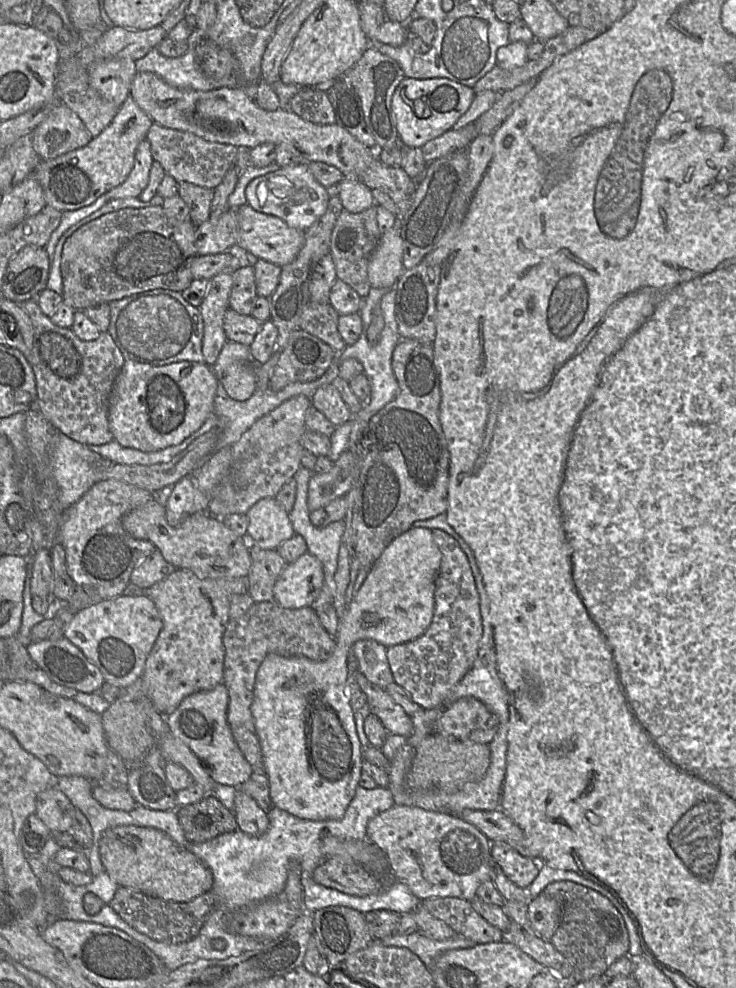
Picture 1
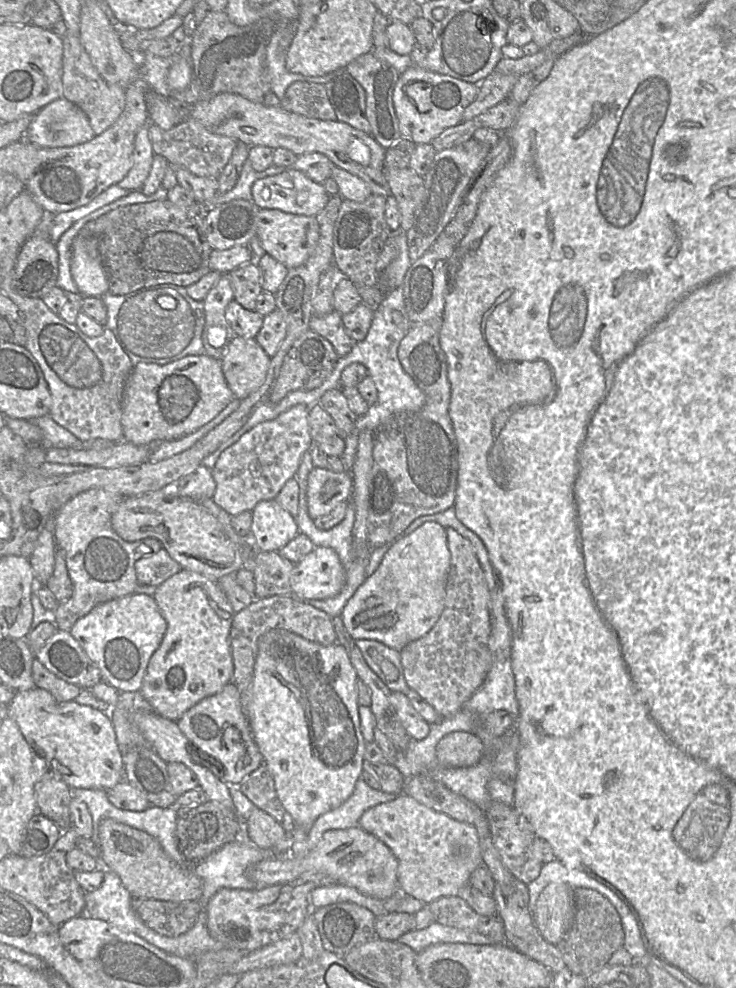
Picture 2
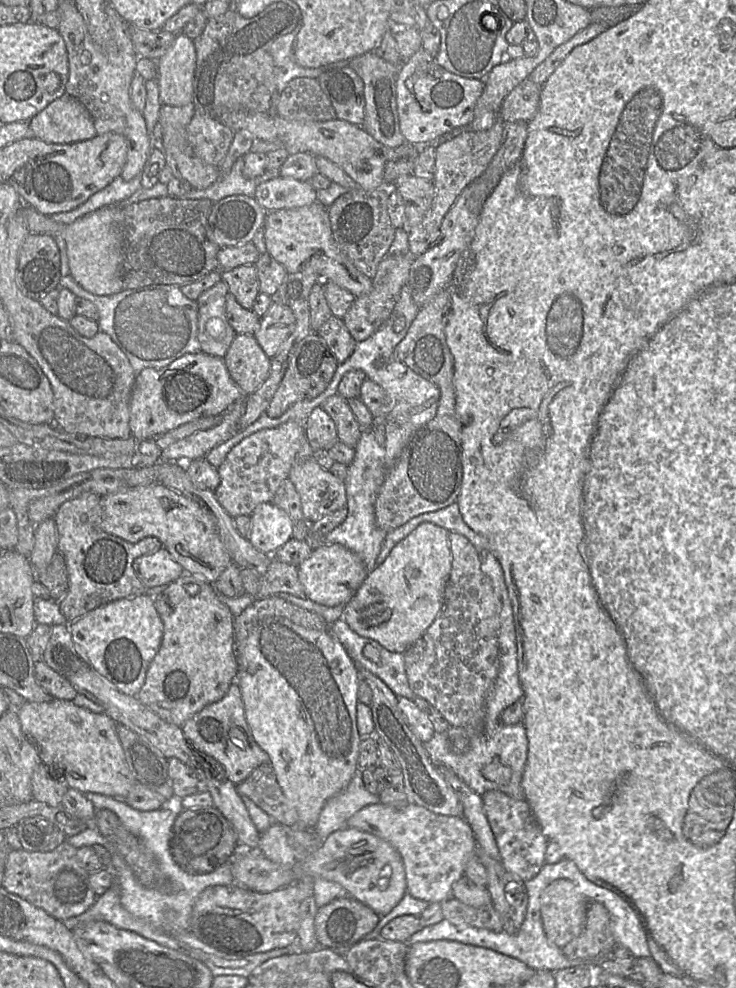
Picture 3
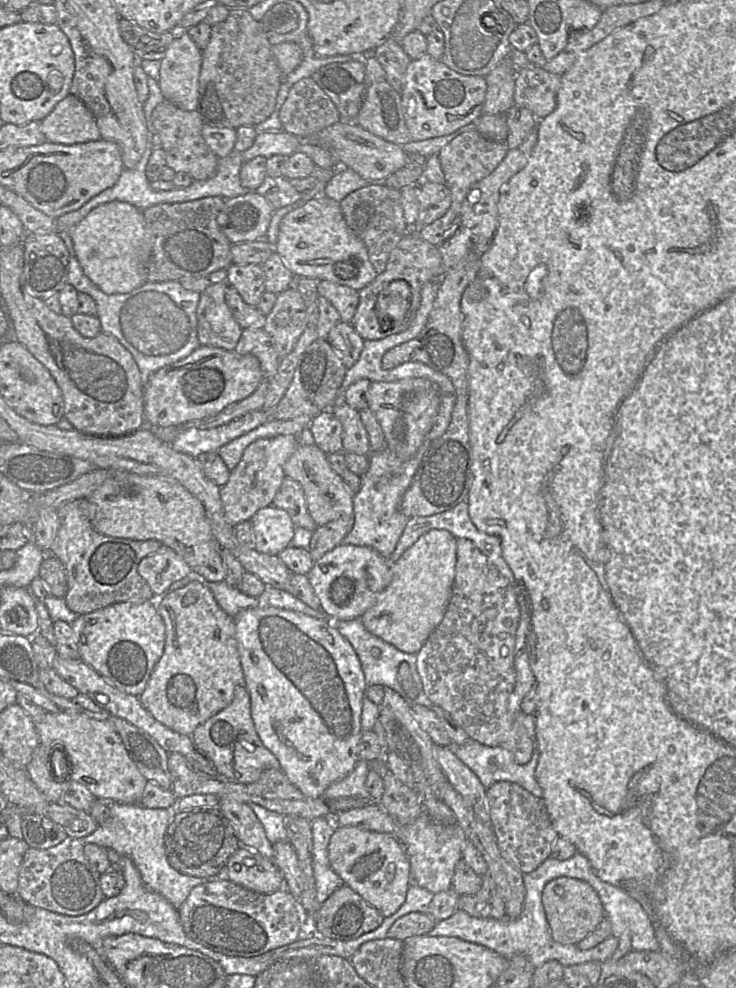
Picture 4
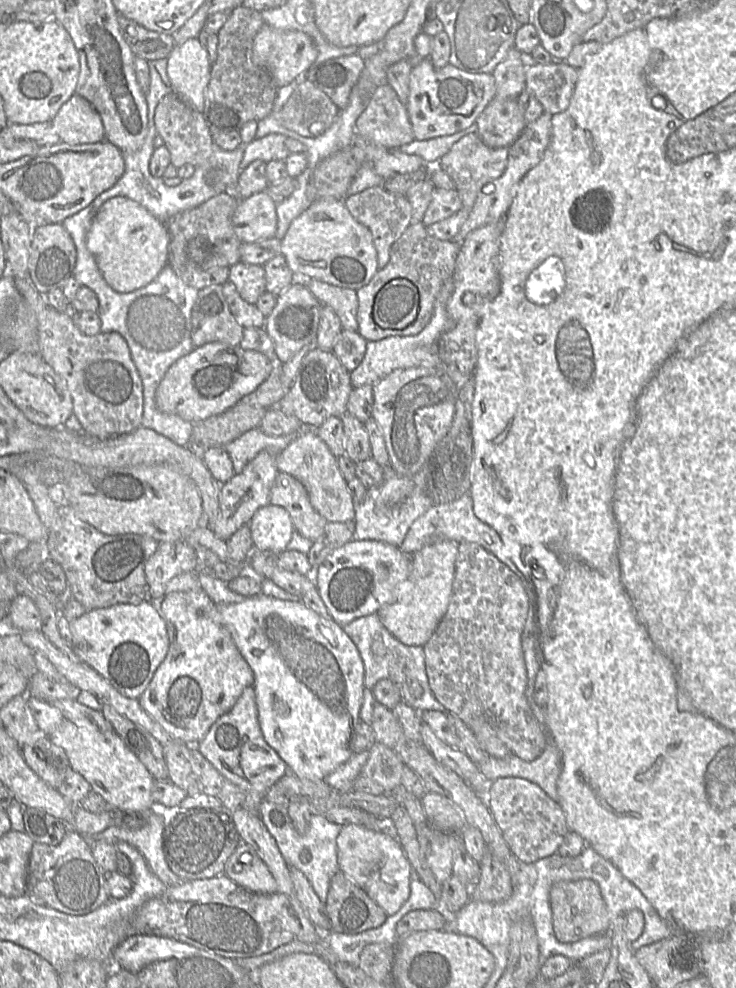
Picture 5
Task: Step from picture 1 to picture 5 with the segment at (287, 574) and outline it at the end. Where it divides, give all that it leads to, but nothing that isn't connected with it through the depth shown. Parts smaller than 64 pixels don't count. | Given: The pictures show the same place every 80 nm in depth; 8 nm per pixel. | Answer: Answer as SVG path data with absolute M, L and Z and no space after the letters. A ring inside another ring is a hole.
M352 540L331 552L311 577L333 620L344 627L397 601L397 587L411 570L411 555L382 541Z

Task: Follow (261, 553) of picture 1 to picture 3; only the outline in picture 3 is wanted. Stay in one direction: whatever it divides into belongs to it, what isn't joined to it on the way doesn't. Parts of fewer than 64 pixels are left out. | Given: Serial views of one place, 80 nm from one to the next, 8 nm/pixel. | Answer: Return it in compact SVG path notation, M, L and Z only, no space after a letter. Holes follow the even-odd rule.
M272 557L267 571L259 577L259 590L256 598L266 598L279 594L305 597L298 578L297 567Z

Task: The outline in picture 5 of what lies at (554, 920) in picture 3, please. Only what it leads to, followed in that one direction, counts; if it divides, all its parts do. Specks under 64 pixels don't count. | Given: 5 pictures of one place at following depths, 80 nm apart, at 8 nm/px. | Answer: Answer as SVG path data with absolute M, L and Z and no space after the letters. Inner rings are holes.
M591 879L560 881L549 893L552 923L555 937L559 942L572 943L583 938L607 934L610 928L607 906L598 885Z

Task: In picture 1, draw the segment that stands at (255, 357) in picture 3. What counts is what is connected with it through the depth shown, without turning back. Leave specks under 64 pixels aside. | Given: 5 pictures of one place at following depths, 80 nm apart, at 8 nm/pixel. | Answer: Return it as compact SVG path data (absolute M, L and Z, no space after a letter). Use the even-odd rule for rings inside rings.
M228 340L213 365L218 382L238 401L247 400L257 389L256 368L250 346Z

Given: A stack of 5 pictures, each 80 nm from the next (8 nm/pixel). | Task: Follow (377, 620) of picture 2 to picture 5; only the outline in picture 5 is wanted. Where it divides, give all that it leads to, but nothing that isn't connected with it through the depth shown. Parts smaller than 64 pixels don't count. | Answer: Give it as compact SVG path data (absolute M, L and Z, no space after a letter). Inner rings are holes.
M436 540L413 553L410 573L407 579L397 587L397 601L384 605L377 612L383 626L404 645L424 646L443 619L452 594L458 545L458 542L452 540Z

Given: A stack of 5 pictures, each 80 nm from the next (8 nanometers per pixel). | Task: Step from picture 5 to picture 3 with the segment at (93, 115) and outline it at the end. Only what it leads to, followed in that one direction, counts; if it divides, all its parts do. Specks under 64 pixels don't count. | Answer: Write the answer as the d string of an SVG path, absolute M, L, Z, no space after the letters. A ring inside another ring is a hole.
M66 93L34 115L28 126L32 137L46 143L73 144L98 135L86 107Z

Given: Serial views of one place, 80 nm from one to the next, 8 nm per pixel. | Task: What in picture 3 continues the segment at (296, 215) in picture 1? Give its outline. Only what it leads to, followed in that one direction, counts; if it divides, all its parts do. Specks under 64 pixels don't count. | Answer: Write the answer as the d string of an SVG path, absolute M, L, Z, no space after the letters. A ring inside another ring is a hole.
M278 176L259 184L254 199L270 212L310 205L317 200L317 191L308 181Z

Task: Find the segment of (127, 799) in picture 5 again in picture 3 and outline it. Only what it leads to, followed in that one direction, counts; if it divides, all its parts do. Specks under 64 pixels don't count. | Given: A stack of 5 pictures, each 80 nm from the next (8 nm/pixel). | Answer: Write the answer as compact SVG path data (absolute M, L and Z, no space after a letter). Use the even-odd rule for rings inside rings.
M52 698L46 702L26 701L17 711L21 729L38 751L41 761L49 768L51 775L69 788L83 793L99 793L124 799L136 782L125 758L121 745L117 723L104 713L95 713L89 709L78 707L72 701Z

